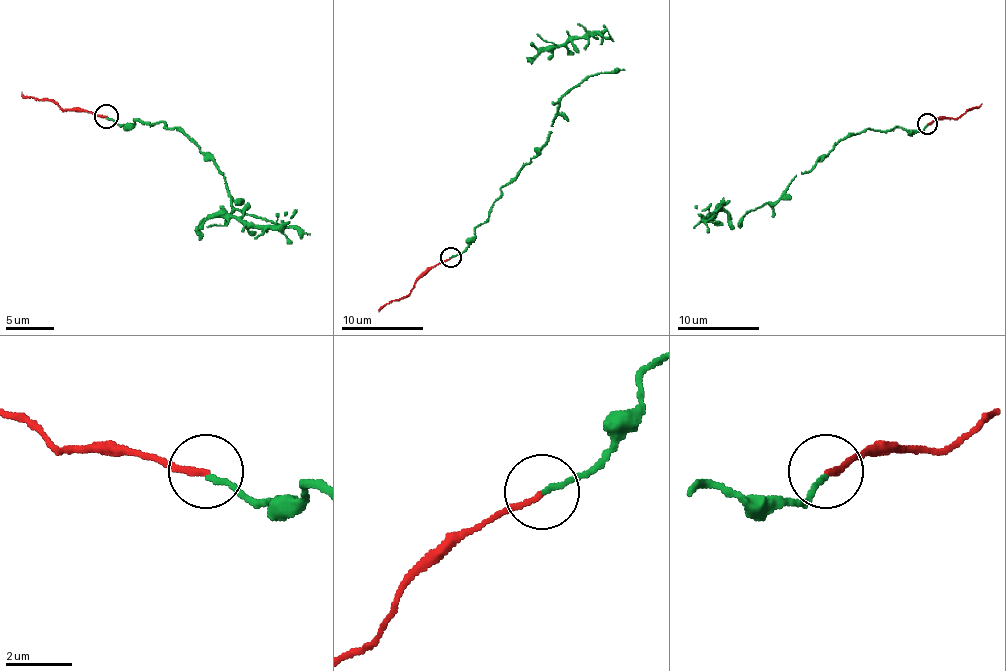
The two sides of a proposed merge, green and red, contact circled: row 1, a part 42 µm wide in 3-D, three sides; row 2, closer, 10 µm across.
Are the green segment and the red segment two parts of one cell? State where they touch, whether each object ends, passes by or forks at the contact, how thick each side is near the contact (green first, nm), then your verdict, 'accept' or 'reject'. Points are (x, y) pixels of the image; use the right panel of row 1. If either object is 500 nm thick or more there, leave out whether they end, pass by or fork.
(927, 123) | green ends | red ends | 150/170 nm | accept

